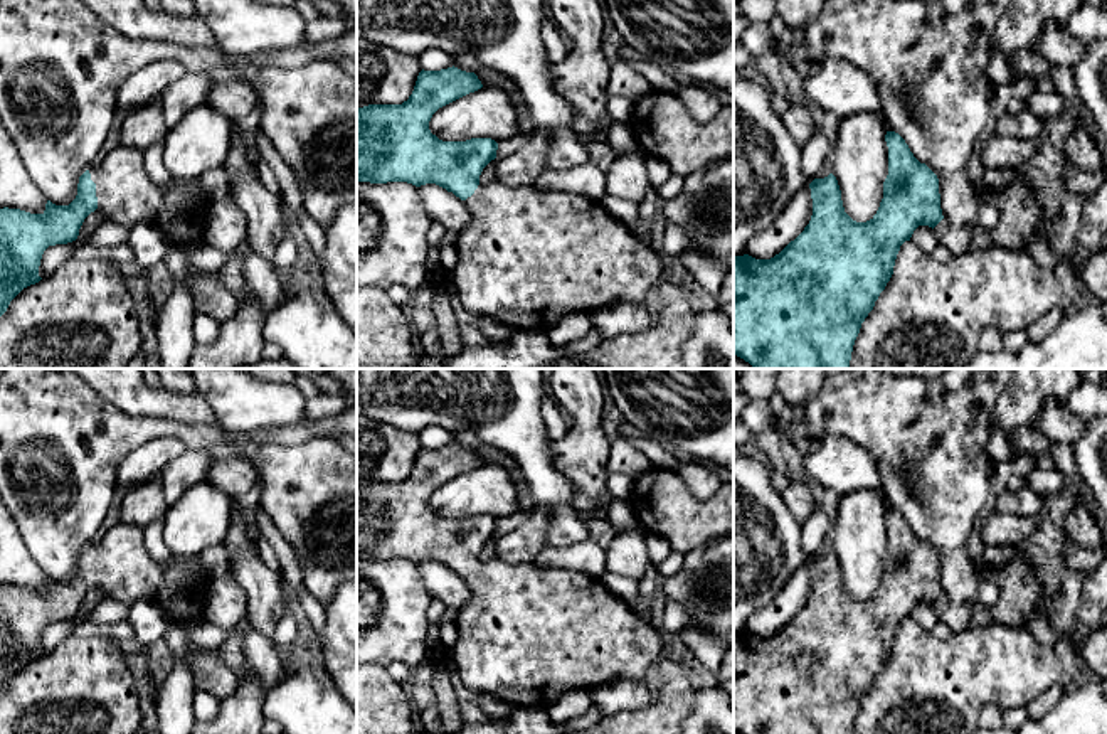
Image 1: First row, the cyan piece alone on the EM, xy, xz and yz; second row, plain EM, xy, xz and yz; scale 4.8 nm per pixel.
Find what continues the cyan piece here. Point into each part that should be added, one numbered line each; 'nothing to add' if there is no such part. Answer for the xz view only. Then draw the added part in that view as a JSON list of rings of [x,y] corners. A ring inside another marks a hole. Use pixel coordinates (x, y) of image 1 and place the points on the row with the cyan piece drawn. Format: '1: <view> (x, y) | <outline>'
1: xz (529, 256) | [[[495,178],[479,184],[464,204],[471,222],[458,234],[458,263],[448,273],[446,285],[456,291],[466,310],[495,318],[515,332],[547,332],[569,313],[592,313],[622,301],[643,305],[648,291],[659,283],[661,251],[644,246],[601,202],[572,192],[538,190],[533,185],[510,187]]]

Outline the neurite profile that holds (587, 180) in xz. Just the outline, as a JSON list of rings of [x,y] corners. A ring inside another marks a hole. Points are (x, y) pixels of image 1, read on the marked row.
[[[591,162],[570,170],[543,172],[533,184],[538,190],[562,190],[601,202],[606,192],[606,173]]]

